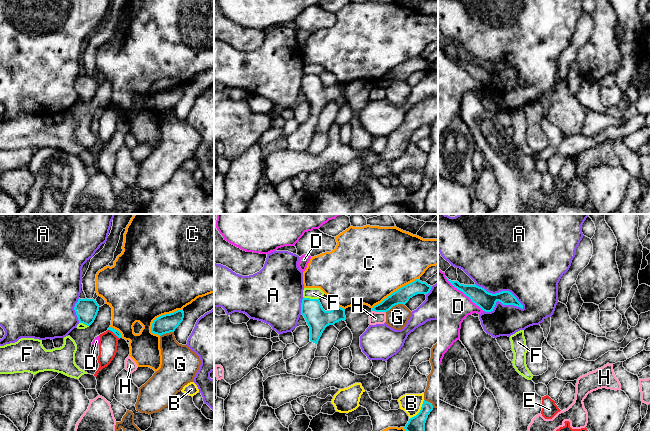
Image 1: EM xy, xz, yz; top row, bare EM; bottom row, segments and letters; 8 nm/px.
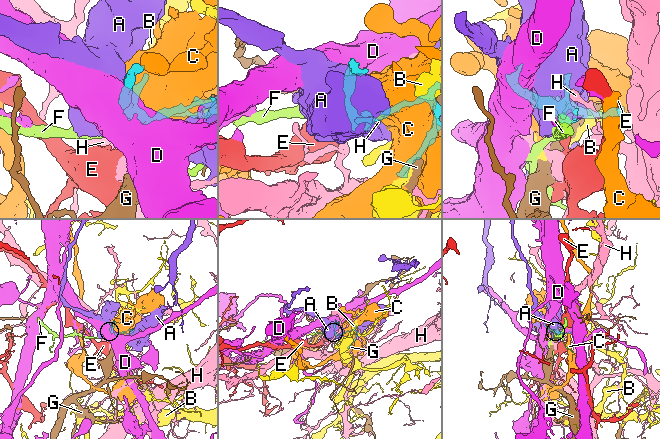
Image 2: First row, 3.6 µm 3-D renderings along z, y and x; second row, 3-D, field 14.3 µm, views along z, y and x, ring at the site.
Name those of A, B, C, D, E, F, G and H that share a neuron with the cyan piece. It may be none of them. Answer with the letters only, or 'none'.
none

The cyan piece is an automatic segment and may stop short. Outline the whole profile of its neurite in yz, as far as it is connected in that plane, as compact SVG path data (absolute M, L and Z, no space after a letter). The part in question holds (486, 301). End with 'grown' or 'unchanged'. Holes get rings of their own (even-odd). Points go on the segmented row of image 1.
M447 280L458 290L468 296L473 303L479 306L485 312L493 311L496 302L499 301L503 305L514 305L523 309L523 305L509 291L502 291L496 294L487 292L484 288L474 285L460 284L458 281Z | unchanged

